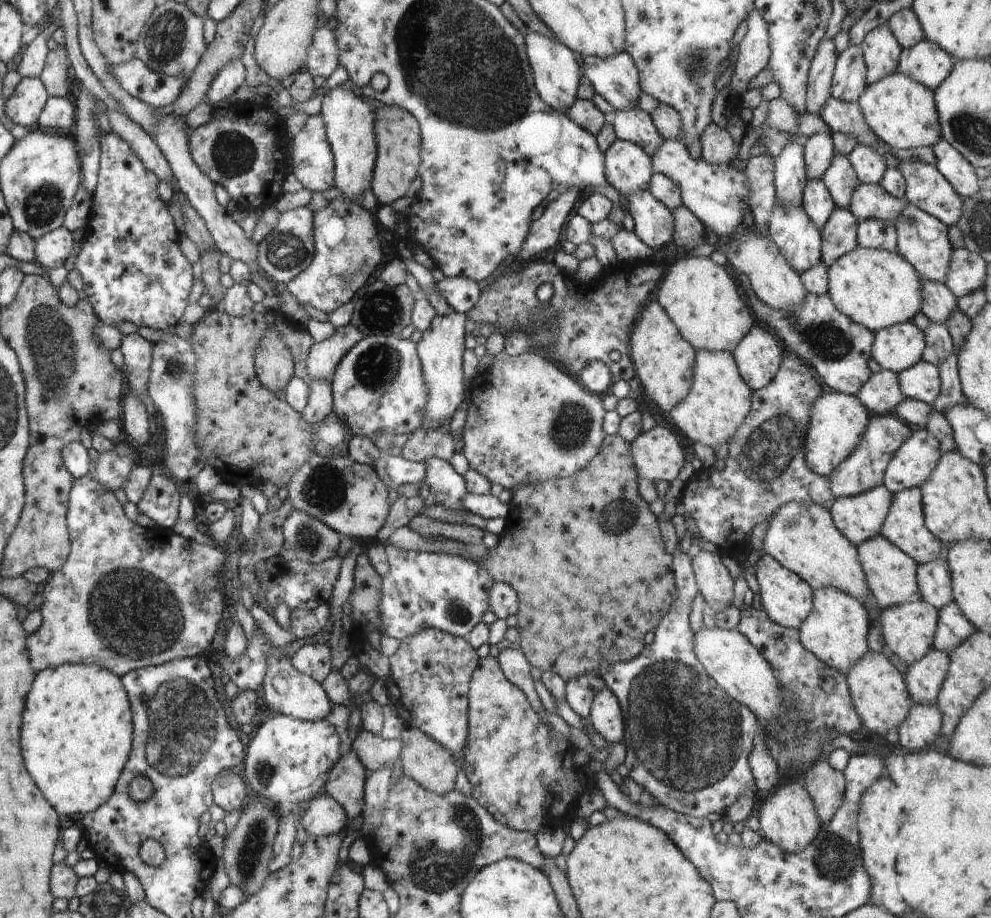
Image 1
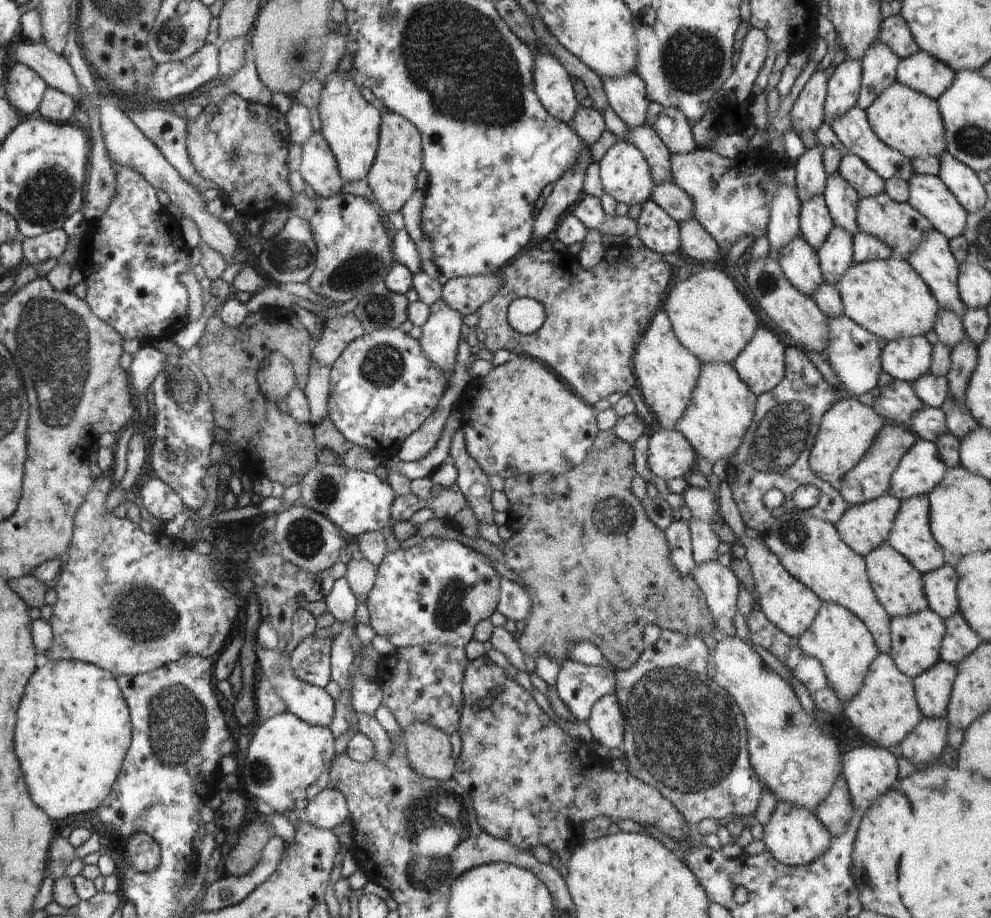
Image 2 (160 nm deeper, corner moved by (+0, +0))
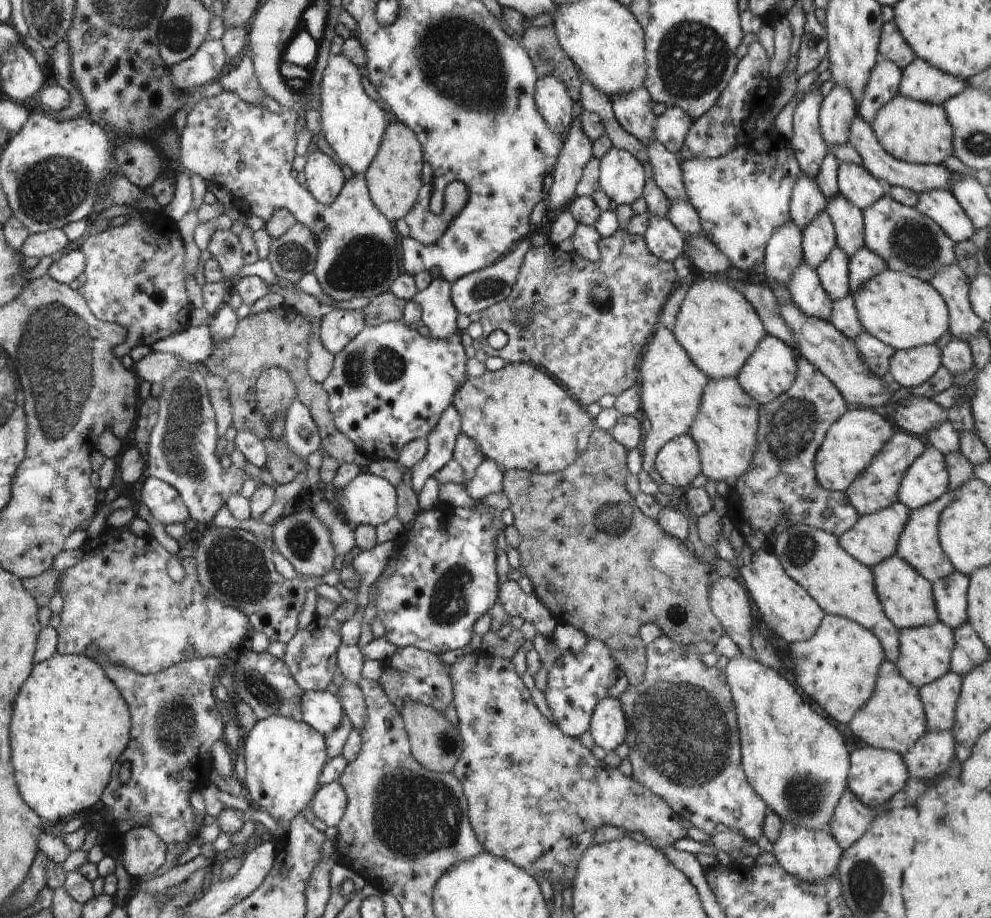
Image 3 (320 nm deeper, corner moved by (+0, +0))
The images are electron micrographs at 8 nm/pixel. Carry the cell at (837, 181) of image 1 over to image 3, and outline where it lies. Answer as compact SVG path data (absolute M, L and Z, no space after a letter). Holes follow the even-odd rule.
M840 194L827 202L825 212L834 226L836 245L846 257L854 257L865 246L863 212Z

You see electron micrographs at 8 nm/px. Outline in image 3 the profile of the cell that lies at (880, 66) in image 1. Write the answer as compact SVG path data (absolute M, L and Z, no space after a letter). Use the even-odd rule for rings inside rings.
M879 58L870 70L870 78L864 86L862 100L858 104L857 114L860 114L870 126L876 118L876 112L896 94L899 94L899 85L902 77L898 64Z

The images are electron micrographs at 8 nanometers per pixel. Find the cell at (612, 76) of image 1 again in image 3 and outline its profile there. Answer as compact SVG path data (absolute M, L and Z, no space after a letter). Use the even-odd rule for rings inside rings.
M644 86L634 93L612 97L611 104L616 121L627 134L642 144L656 140L657 116L653 112L654 103Z

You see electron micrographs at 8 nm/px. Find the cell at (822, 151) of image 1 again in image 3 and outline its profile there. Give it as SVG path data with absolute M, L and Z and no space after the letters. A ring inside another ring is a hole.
M805 175L795 182L790 196L791 222L800 230L808 227L827 208L826 198L819 192L814 179Z

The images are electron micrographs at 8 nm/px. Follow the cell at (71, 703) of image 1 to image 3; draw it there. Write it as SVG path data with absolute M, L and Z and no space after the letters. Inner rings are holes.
M55 653L48 660L40 662L34 666L34 678L22 686L22 694L18 694L18 706L14 706L10 722L12 764L14 770L18 770L22 798L26 798L26 802L38 810L40 818L51 824L92 808L108 786L116 760L129 744L130 726L124 696L106 677L96 660L86 655Z

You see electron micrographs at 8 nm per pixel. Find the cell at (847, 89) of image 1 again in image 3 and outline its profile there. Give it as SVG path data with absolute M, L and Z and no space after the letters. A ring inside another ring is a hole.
M835 84L829 94L823 98L819 111L820 131L827 149L848 142L848 130L857 114L856 102L846 86Z

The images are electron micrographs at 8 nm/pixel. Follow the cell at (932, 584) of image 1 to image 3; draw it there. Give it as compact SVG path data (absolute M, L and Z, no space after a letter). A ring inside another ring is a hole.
M953 571L947 578L933 584L933 598L936 613L940 622L952 631L967 623L967 591L969 590L969 576Z

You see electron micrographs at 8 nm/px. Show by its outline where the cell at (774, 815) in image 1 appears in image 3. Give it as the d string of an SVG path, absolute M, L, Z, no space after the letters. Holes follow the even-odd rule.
M784 820L778 838L772 842L772 854L778 860L778 865L788 874L801 882L824 882L836 870L843 856L843 851L828 830L810 830L804 826L796 826Z

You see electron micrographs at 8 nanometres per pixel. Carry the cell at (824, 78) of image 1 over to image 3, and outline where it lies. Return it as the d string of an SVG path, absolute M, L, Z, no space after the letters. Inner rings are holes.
M820 90L806 93L793 113L794 135L791 146L801 174L814 180L826 154L830 153L820 131L819 111L822 102Z

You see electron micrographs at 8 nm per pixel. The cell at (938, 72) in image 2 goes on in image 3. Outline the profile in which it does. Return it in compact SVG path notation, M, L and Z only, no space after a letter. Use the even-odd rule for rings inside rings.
M914 58L911 64L908 64L901 70L902 77L899 85L899 94L912 98L913 100L920 100L932 105L944 106L944 102L956 94L960 94L967 84L963 79L950 74L945 74L942 70L938 70L936 66L932 66L930 62L922 60L922 58Z

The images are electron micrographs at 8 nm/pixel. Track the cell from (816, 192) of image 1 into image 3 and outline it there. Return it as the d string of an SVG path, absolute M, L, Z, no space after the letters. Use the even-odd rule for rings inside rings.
M823 211L801 232L803 262L810 269L818 269L837 246L835 229L830 216Z

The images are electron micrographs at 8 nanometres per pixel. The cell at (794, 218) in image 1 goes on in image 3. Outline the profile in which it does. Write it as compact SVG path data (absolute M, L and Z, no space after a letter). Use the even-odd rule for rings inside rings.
M804 262L795 269L788 284L793 304L805 315L830 321L833 302L824 291L814 269Z

